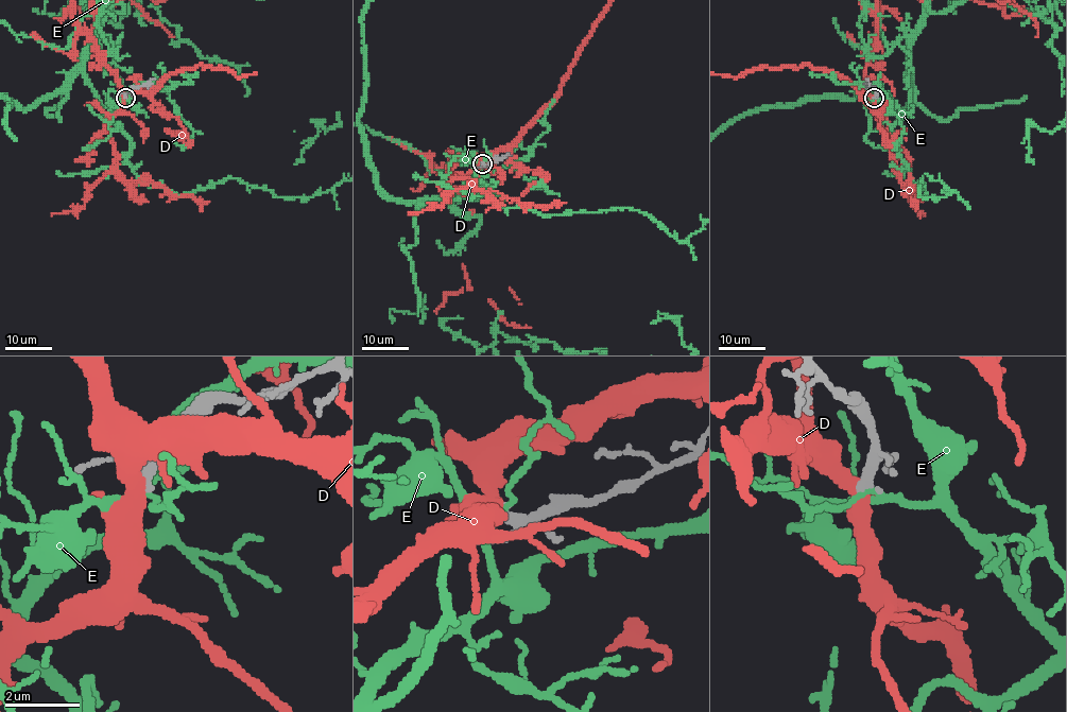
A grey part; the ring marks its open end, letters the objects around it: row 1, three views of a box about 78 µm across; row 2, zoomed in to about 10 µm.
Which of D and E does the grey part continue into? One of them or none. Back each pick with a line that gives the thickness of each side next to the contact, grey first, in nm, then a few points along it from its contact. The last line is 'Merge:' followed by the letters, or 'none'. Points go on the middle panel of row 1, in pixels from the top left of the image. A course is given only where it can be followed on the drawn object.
Merge: none

